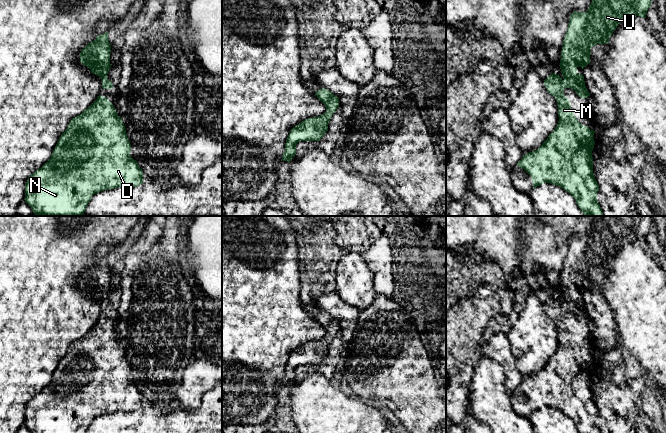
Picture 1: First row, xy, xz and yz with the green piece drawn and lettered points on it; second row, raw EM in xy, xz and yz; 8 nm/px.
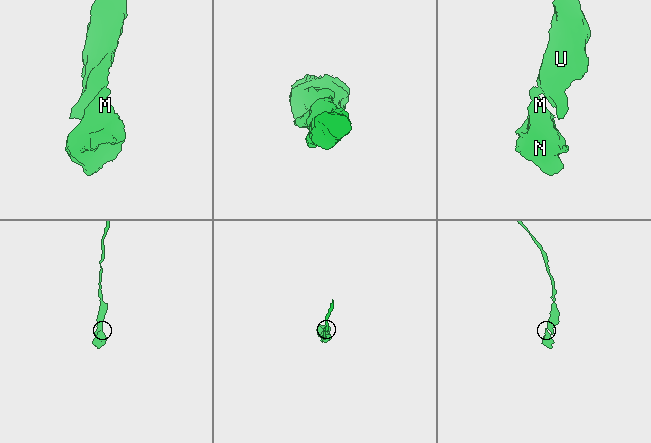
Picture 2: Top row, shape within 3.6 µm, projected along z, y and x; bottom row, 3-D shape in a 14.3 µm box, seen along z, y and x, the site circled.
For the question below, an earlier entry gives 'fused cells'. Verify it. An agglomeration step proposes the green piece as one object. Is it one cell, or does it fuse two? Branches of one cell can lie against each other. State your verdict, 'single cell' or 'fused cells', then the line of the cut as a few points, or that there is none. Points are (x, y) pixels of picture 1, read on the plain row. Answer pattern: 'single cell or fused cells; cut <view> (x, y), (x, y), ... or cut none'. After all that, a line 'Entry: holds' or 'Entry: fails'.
single cell; cut none
Entry: fails

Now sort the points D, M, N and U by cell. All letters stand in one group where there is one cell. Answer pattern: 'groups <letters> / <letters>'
groups D M N U

